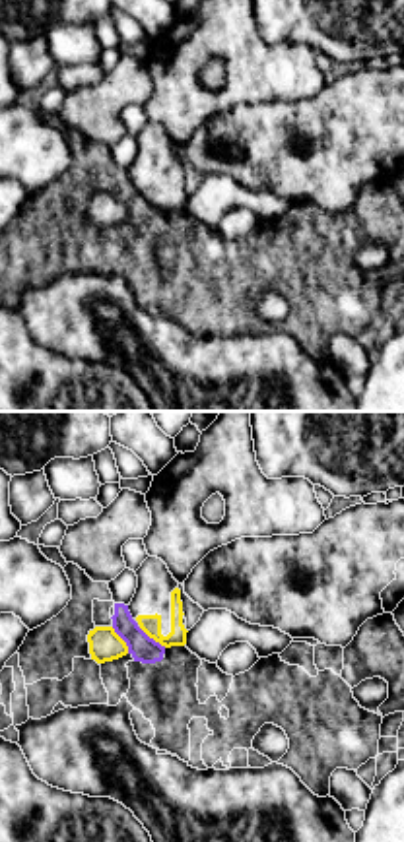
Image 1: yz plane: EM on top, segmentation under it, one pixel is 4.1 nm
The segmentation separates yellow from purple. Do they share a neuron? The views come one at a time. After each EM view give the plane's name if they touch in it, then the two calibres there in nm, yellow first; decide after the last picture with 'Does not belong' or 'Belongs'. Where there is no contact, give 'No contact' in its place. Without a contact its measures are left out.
Touches yellow in yz. Thickness 140 nm (yellow) against 110 nm

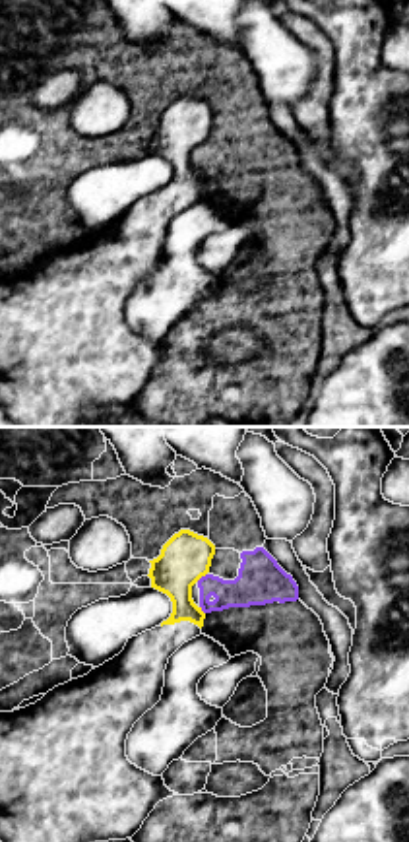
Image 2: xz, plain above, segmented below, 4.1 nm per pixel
Touches yellow in xz. Thickness 200 nm (yellow) against 200 nm

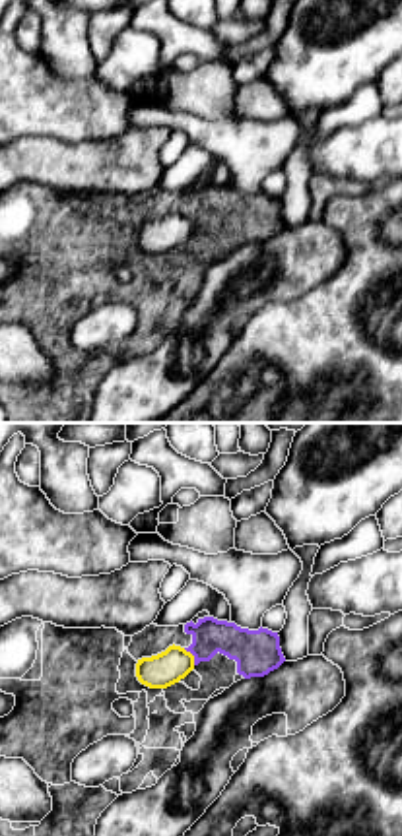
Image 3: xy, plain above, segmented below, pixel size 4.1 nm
Touches yellow in xy. Thickness 140 nm (yellow) against 170 nm

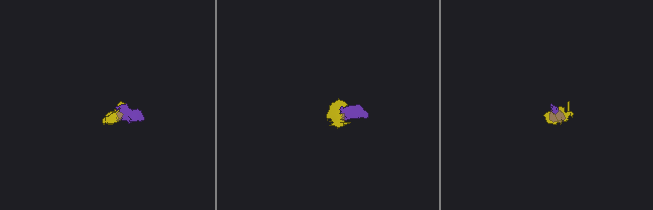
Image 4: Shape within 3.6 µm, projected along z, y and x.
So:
Does not belong

